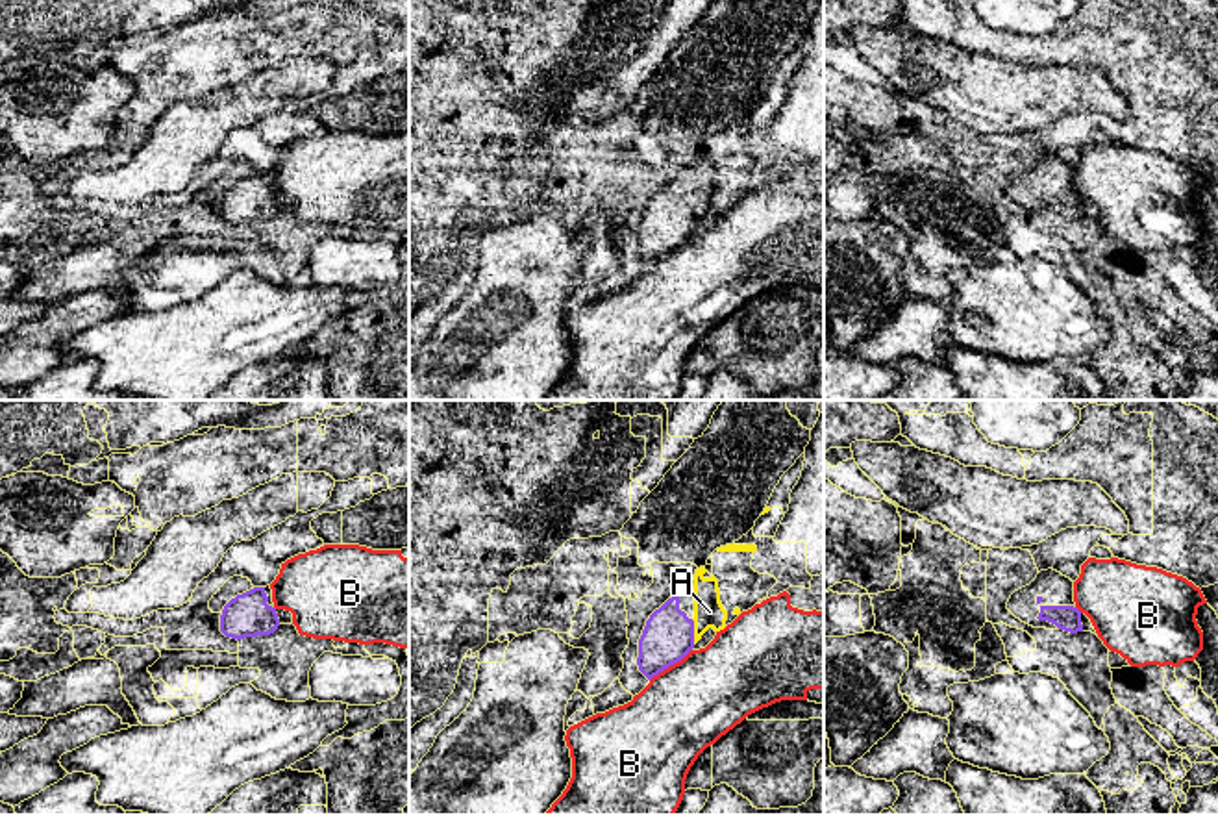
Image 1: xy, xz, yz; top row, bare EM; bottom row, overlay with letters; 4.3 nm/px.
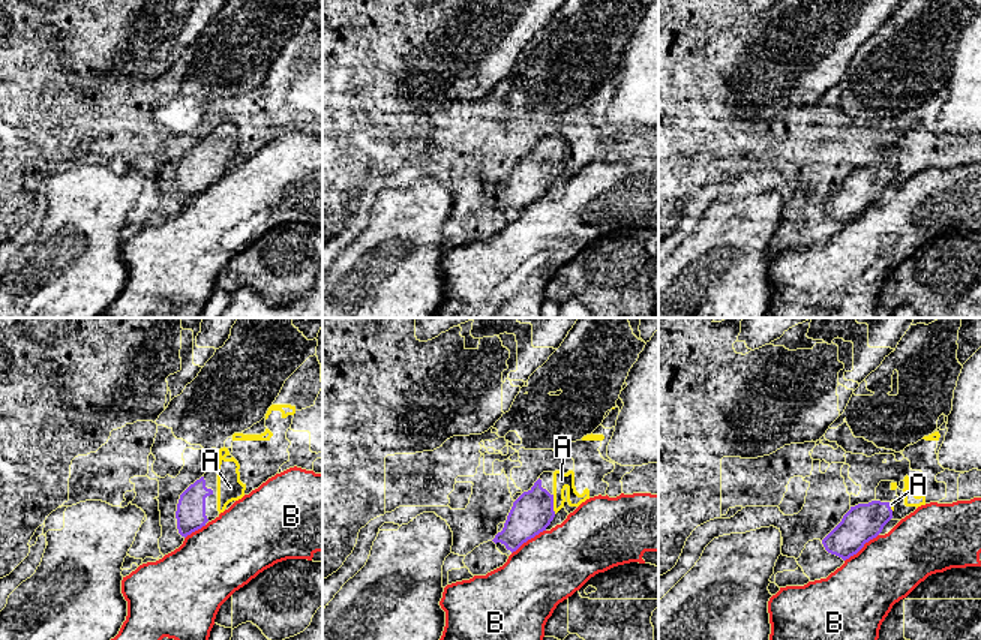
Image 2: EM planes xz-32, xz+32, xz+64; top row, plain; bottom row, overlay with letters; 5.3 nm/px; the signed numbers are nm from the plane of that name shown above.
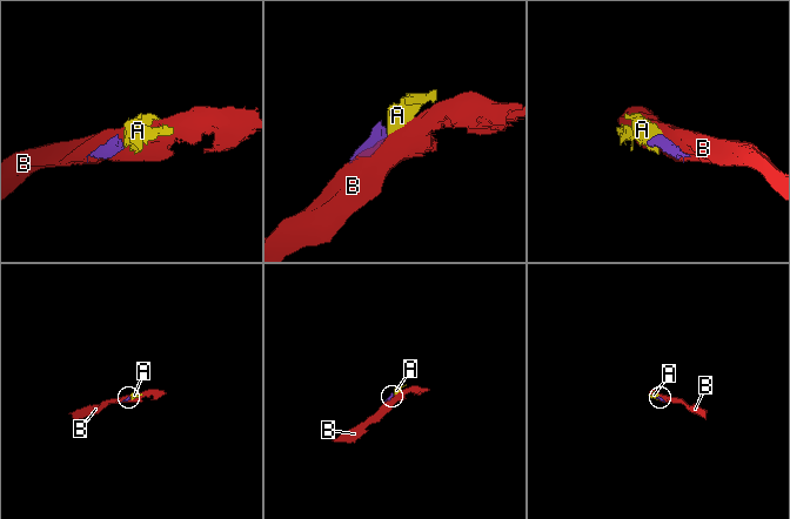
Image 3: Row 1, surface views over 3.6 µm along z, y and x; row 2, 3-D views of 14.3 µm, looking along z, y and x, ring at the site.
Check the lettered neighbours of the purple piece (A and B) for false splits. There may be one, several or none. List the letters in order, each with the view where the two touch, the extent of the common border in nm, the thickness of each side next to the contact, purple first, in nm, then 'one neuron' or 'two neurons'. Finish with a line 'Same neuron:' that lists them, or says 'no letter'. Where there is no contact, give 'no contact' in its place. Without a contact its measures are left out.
A: meets purple in xz; contact 110 nm long; 220 nm thick on the purple side, 130 nm on the other; one neuron
B: meets purple in xz; contact 240 nm long; 220 nm thick on the purple side, 380 nm on the other; two neurons
Same neuron: A

